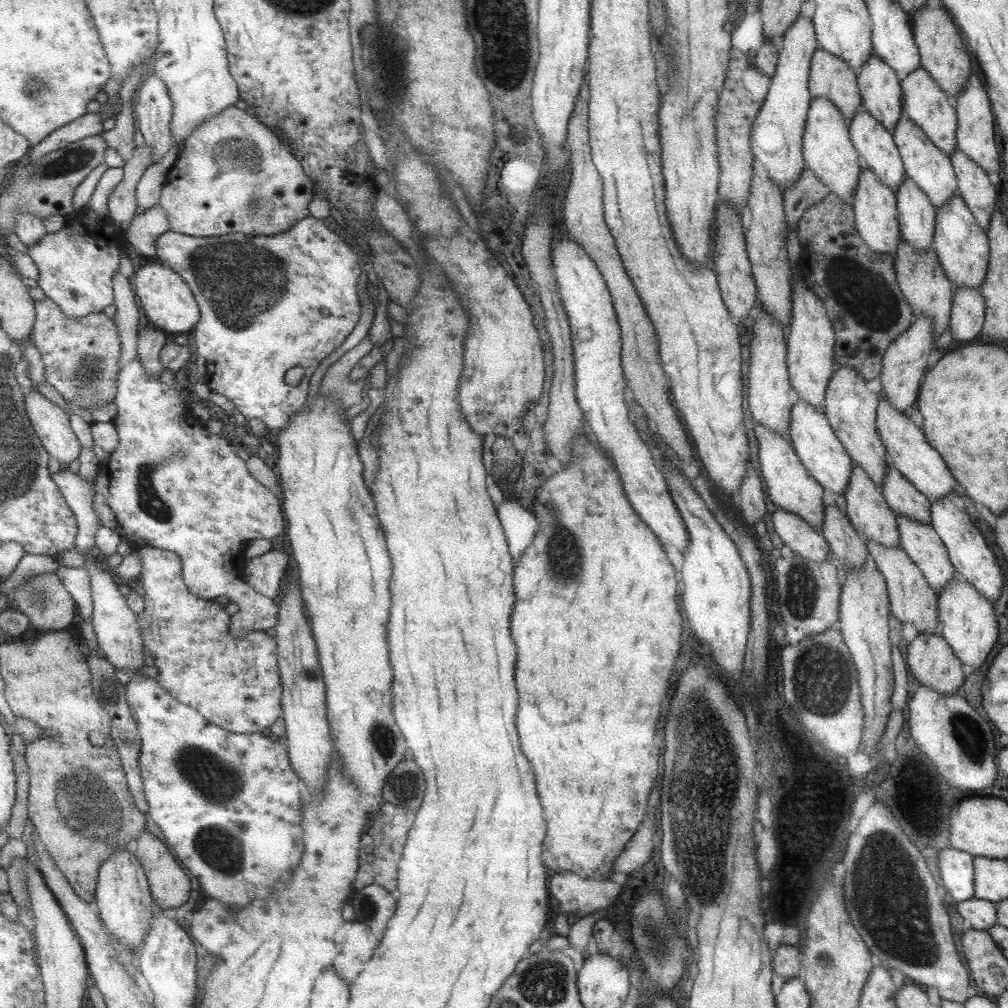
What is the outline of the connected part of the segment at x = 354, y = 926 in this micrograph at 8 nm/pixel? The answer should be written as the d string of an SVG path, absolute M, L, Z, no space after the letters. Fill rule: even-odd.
M358 919L348 921L337 935L339 951L338 959L335 961L337 972L350 984L354 984L366 969L368 962L374 959L377 947L381 946L380 942L374 930L364 922Z

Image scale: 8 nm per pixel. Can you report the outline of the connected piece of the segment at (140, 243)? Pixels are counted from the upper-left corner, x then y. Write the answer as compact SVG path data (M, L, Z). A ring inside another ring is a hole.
M158 204L142 211L132 223L126 240L131 248L140 250L142 255L154 256L158 253L160 236L168 231L172 231L170 216L162 204Z

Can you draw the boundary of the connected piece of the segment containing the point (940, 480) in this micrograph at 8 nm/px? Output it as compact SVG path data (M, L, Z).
M881 393L878 398L876 424L892 467L898 468L899 472L932 503L950 495L956 480L942 456L929 444L923 429L904 412L898 412Z

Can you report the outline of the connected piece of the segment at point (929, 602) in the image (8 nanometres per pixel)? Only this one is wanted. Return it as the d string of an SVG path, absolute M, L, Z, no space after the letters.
M868 538L865 540L869 553L885 578L893 619L902 624L912 624L919 634L937 634L940 596L934 592L934 589L930 589L930 584L920 568L916 566L916 563L904 552L902 547L888 548L874 542L874 540L868 540Z

